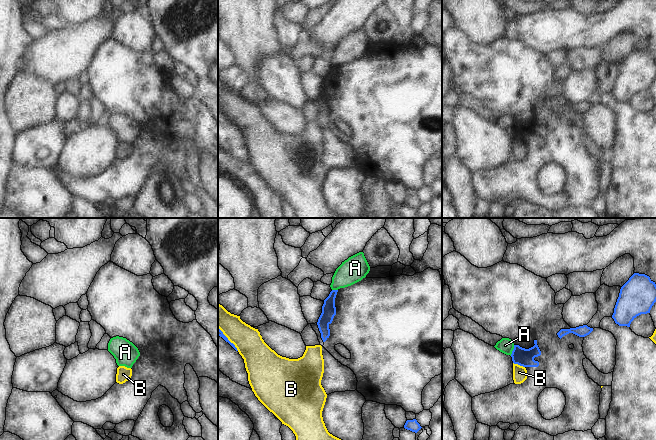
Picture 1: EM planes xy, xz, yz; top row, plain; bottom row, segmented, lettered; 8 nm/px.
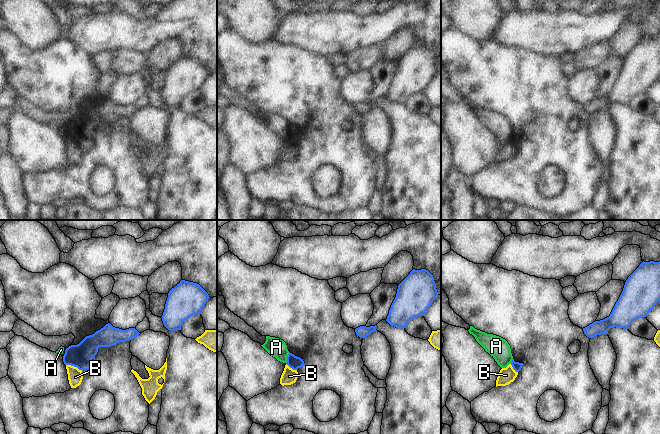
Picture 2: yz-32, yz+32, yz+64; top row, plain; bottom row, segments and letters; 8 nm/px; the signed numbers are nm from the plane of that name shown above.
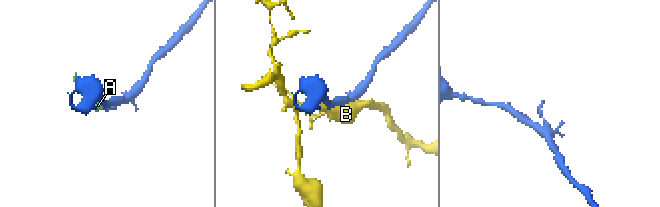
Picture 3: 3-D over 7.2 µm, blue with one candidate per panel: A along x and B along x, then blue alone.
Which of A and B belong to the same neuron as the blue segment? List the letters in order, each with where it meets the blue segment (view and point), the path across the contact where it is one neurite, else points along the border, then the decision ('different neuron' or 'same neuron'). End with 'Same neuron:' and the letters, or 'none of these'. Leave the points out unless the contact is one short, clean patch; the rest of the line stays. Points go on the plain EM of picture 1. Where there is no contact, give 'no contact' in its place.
A: yz (513, 126) | along yz (514, 121), (510, 131) | different neuron
B: yz (519, 140) | different neuron
Same neuron: none of these

